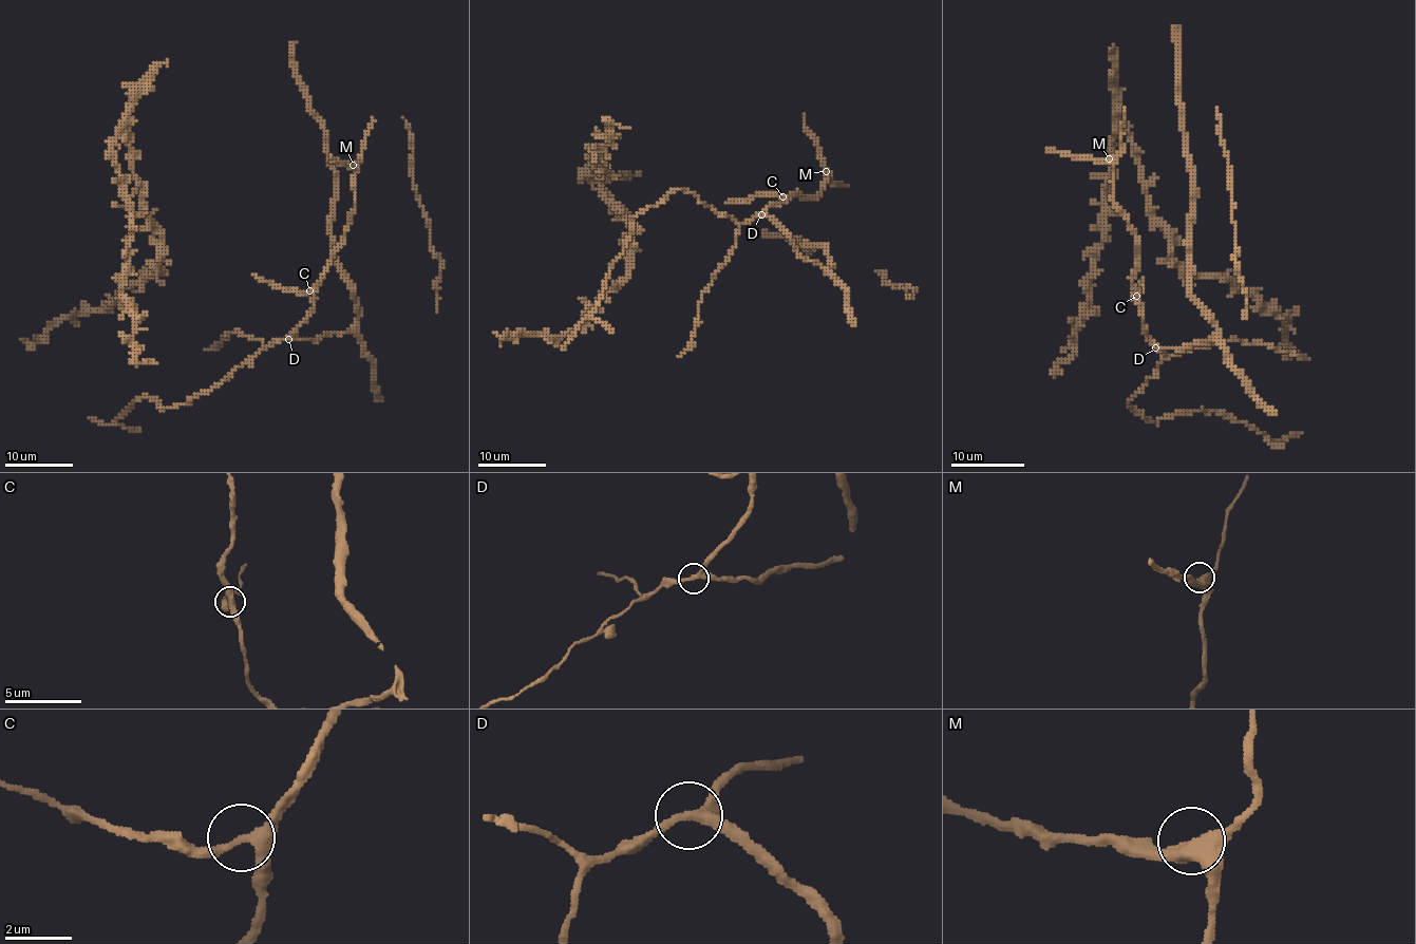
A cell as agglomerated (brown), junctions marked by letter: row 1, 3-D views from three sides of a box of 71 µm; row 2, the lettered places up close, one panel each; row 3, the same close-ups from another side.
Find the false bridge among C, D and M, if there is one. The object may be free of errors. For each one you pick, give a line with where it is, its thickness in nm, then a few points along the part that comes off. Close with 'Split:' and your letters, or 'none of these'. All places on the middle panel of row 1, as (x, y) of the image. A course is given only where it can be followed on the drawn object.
Split: none of these

